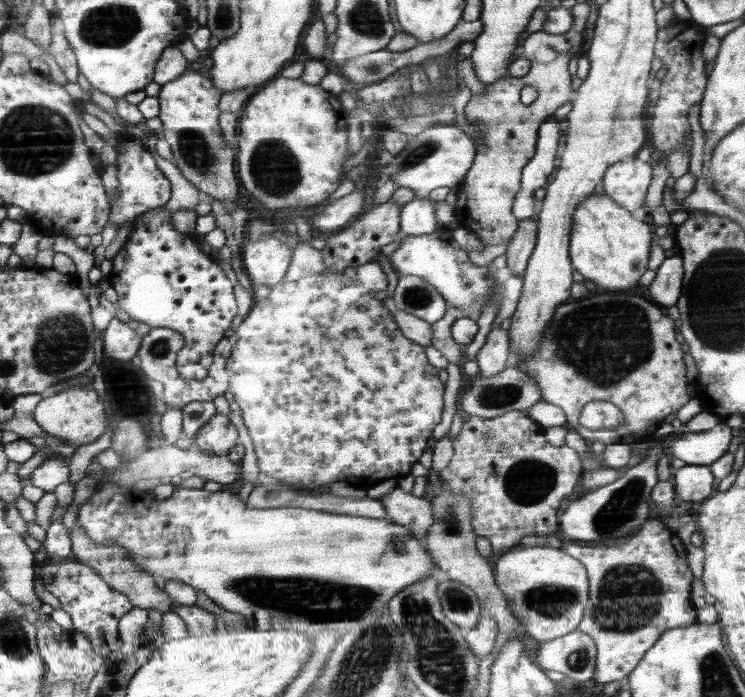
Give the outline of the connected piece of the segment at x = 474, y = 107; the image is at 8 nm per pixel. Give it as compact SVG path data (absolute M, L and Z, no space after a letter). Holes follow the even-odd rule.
M576 3L569 8L573 16L572 28L560 34L548 34L541 32L531 36L519 48L522 48L524 57L530 60L530 70L523 77L514 78L508 76L501 78L486 87L486 90L474 96L464 108L464 116L469 124L473 124L480 134L480 139L476 139L478 154L472 163L466 178L458 184L457 203L453 208L453 216L459 222L459 226L470 232L474 232L480 240L485 240L485 246L494 246L502 242L509 241L516 232L519 220L513 215L513 202L516 195L521 191L521 174L528 161L534 156L536 143L539 137L539 126L553 115L555 110L567 102L573 101L574 90L571 87L570 72L568 71L568 61L583 53L584 33L587 27L587 20L590 14L588 3ZM524 86L534 86L538 91L538 96L530 106L521 104L520 90Z

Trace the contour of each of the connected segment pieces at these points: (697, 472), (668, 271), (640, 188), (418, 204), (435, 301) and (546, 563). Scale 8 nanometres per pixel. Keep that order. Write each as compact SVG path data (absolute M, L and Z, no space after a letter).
M684 465L673 470L671 481L675 494L683 501L705 501L714 490L715 476L712 476L712 473L709 465Z
M674 255L666 257L656 270L656 276L648 286L656 302L664 306L674 306L680 299L683 287L683 260Z
M638 157L622 159L604 175L604 193L629 211L646 204L646 188L651 186L652 166Z
M414 198L407 202L400 211L400 234L418 236L436 231L439 225L436 209L438 204L430 198Z
M399 276L391 304L430 325L444 317L446 301L435 286L419 276Z
M517 546L496 560L495 582L510 602L511 612L527 633L539 641L549 641L575 631L583 620L584 603L589 599L588 575L576 557L550 546Z

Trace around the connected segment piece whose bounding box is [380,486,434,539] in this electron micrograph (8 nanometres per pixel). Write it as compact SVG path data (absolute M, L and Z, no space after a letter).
M398 486L391 493L381 496L380 501L389 521L404 525L420 539L425 538L426 531L434 524L429 495L414 496Z

